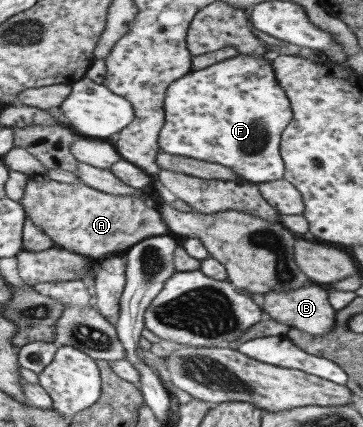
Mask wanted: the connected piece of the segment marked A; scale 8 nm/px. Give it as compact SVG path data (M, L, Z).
M45 175L29 176L24 191L21 204L26 216L51 237L55 246L91 257L95 262L119 255L147 237L171 234L161 213L140 196L107 194L83 182L67 184Z

